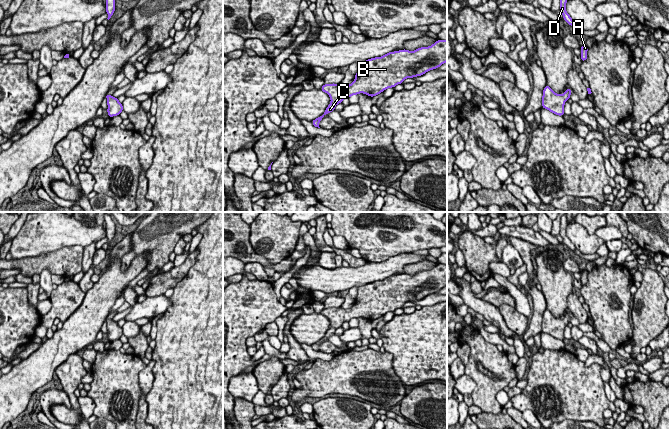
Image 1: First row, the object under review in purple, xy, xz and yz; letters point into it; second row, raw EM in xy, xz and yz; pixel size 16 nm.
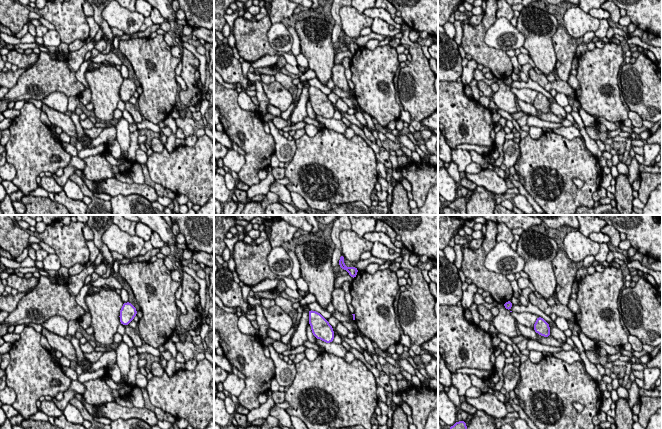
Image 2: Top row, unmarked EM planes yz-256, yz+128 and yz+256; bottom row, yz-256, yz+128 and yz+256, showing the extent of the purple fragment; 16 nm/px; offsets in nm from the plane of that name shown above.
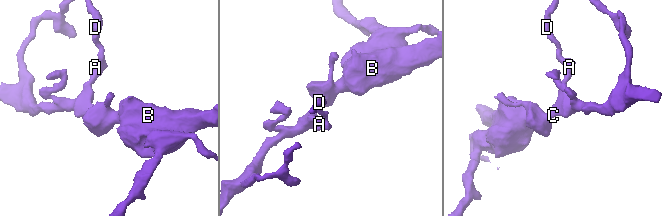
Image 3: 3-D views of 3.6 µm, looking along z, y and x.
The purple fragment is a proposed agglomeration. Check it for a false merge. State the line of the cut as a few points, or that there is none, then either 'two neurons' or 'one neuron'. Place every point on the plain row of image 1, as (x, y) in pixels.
no cut | one neuron

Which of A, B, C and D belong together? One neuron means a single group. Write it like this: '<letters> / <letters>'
A B C D

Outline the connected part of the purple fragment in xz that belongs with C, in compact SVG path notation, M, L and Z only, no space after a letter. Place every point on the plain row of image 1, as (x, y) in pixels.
M438 264L429 271L421 271L415 275L406 273L389 276L381 281L375 281L358 287L355 304L350 309L343 308L324 308L320 314L330 320L331 327L326 332L325 336L318 342L312 345L314 351L319 351L319 346L325 339L335 334L335 330L342 327L344 322L349 322L352 319L359 317L374 321L388 312L393 312L398 308L402 308L406 302L422 300L426 296L440 291L447 286L447 264Z

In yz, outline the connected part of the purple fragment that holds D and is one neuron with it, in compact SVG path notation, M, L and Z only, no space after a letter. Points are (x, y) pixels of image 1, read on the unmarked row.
M567 214L561 216L560 220L560 235L563 238L563 244L565 244L569 249L574 251L576 248L570 241L570 239L566 236L566 227L567 227Z

